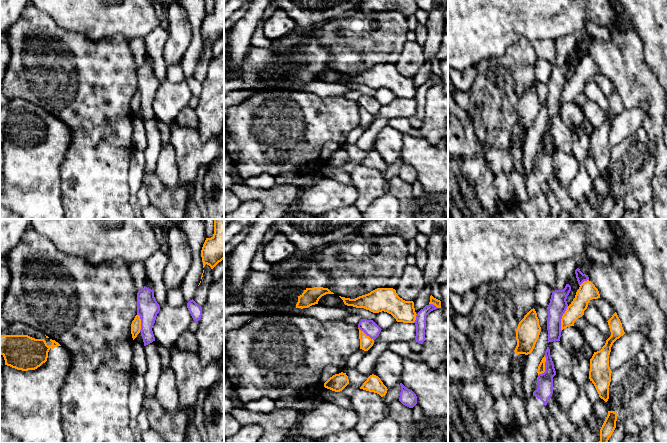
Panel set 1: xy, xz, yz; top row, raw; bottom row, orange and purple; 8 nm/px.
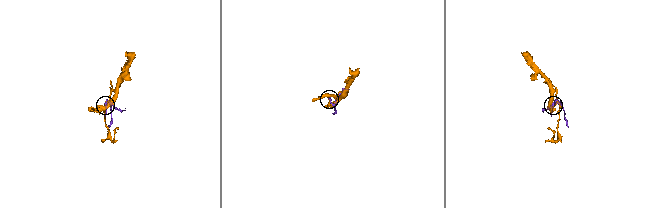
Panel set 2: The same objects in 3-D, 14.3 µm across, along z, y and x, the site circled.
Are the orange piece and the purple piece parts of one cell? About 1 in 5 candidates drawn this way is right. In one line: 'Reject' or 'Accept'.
Reject

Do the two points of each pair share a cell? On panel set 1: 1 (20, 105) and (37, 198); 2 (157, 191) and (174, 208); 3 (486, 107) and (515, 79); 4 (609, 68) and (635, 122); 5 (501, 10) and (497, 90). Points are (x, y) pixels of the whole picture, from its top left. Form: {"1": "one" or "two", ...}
{"1": "one", "2": "one", "3": "one", "4": "two", "5": "two"}

